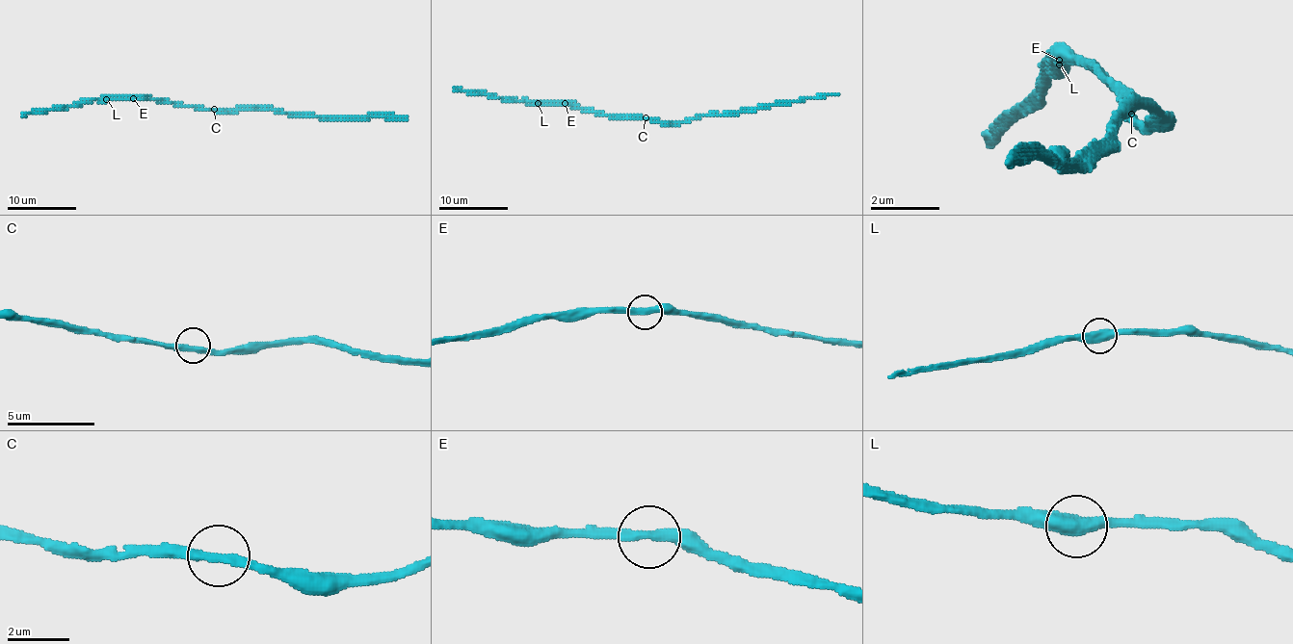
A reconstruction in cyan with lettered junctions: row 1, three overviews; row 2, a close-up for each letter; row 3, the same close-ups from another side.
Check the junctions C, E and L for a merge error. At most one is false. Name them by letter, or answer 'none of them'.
none of them

